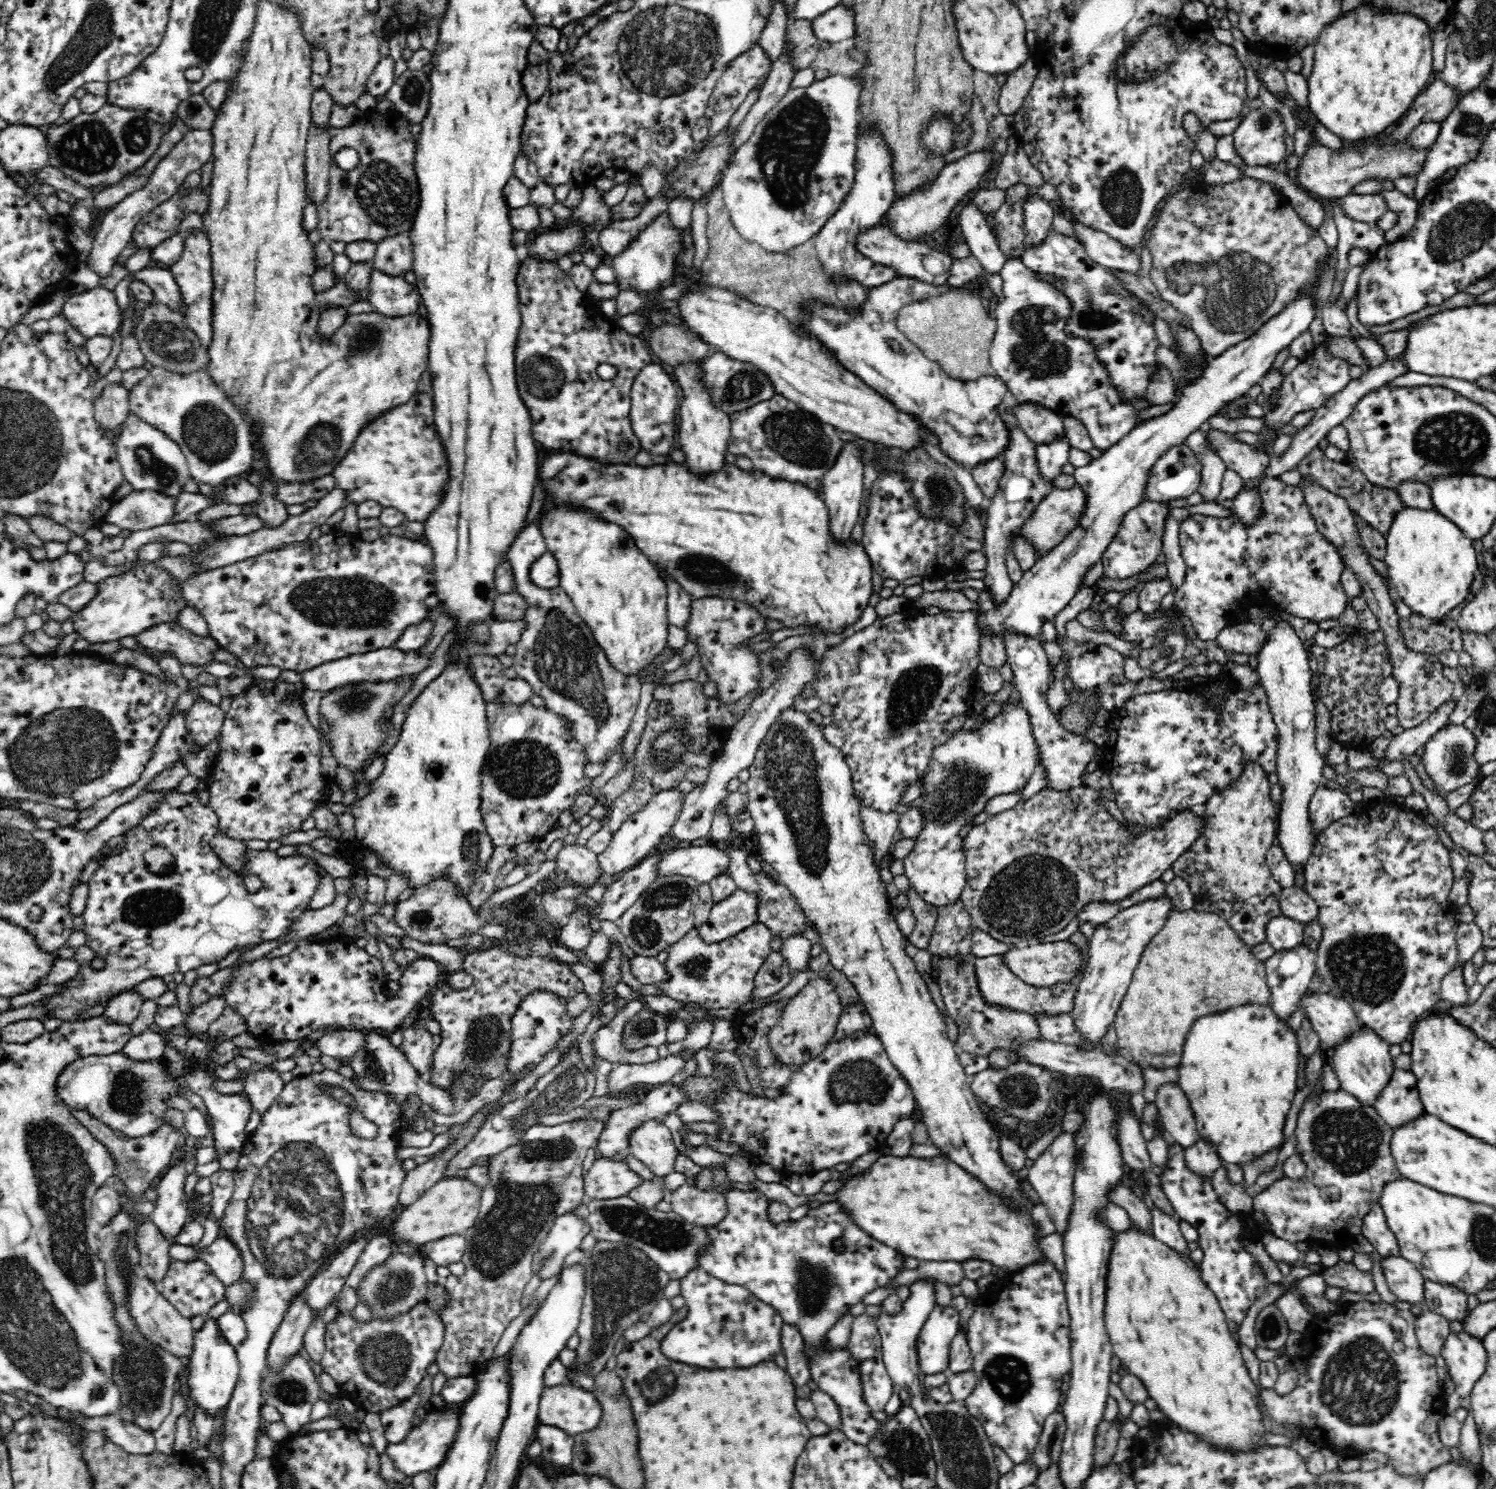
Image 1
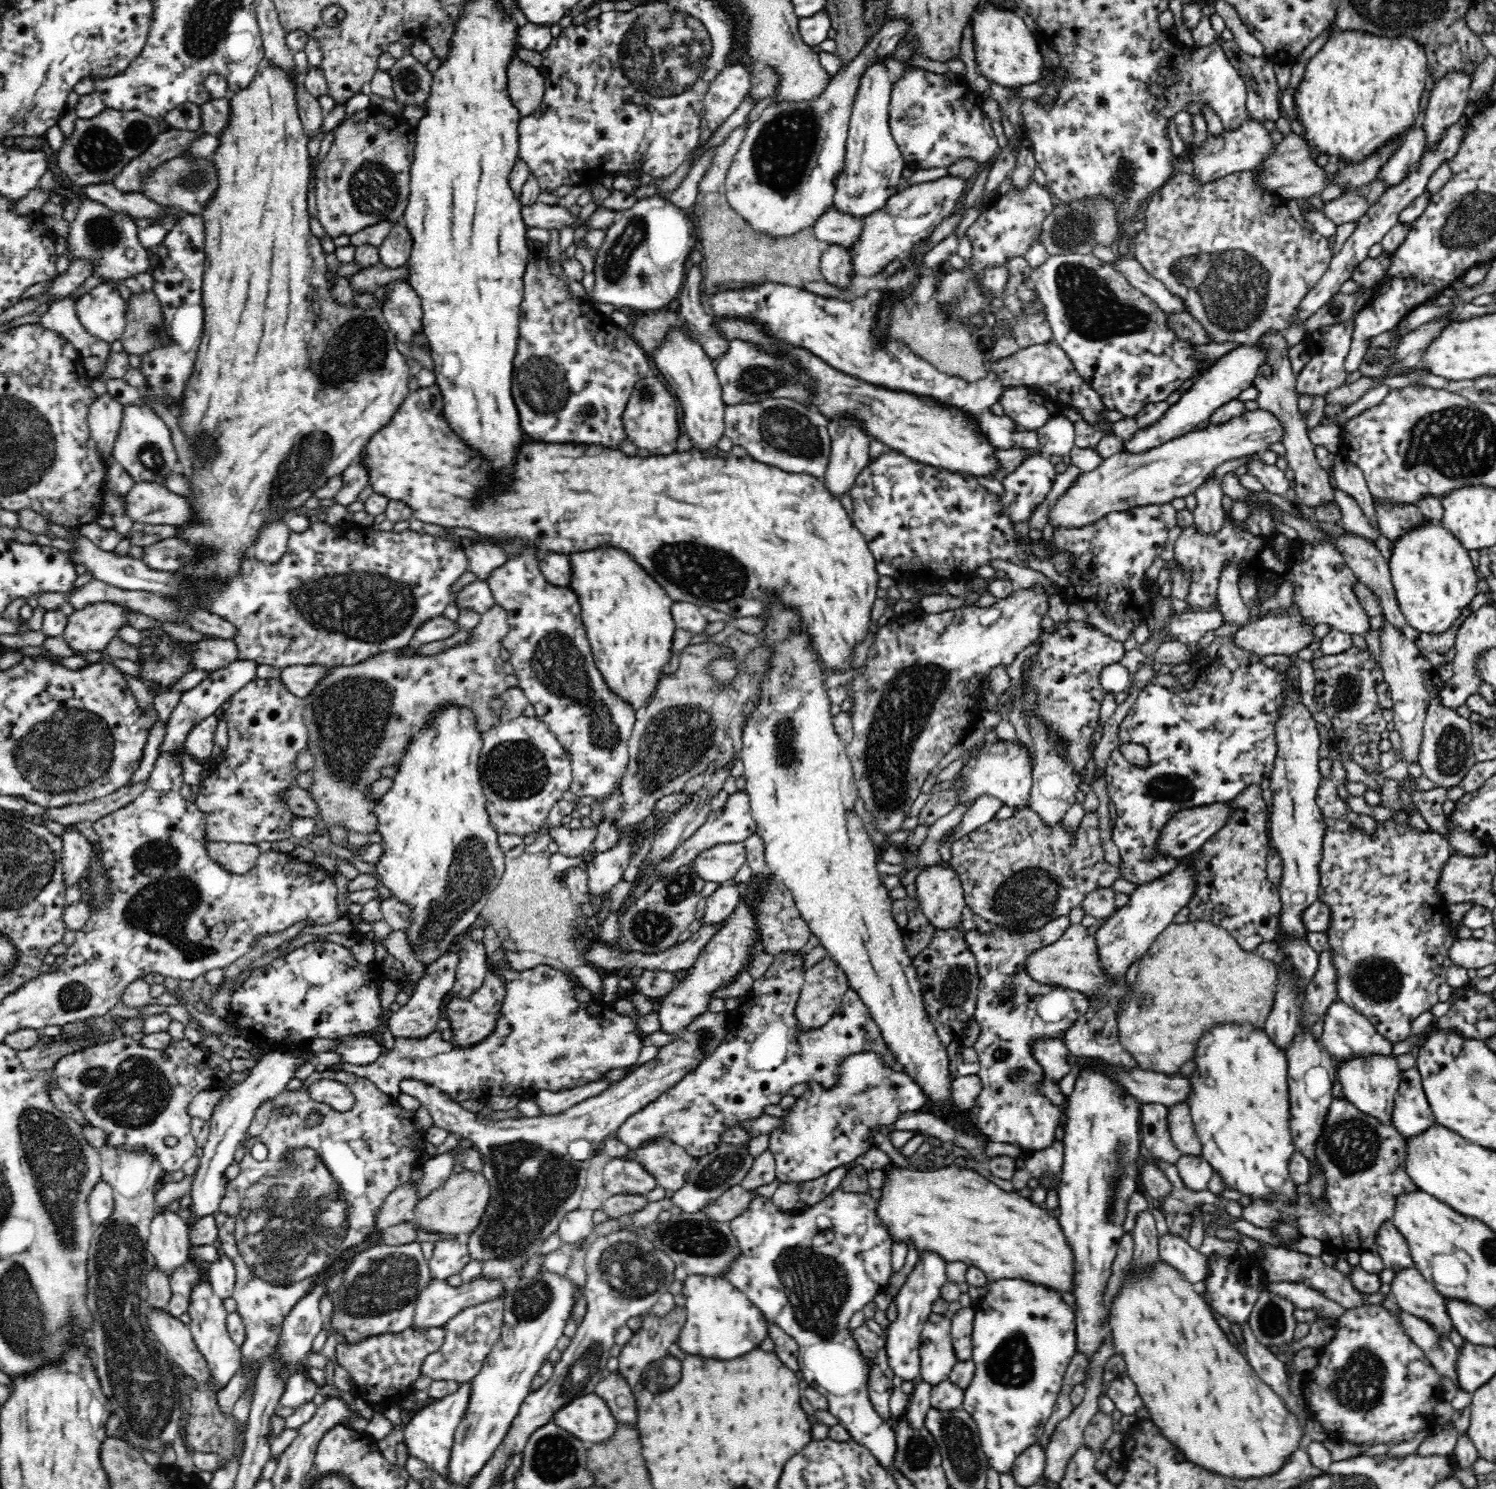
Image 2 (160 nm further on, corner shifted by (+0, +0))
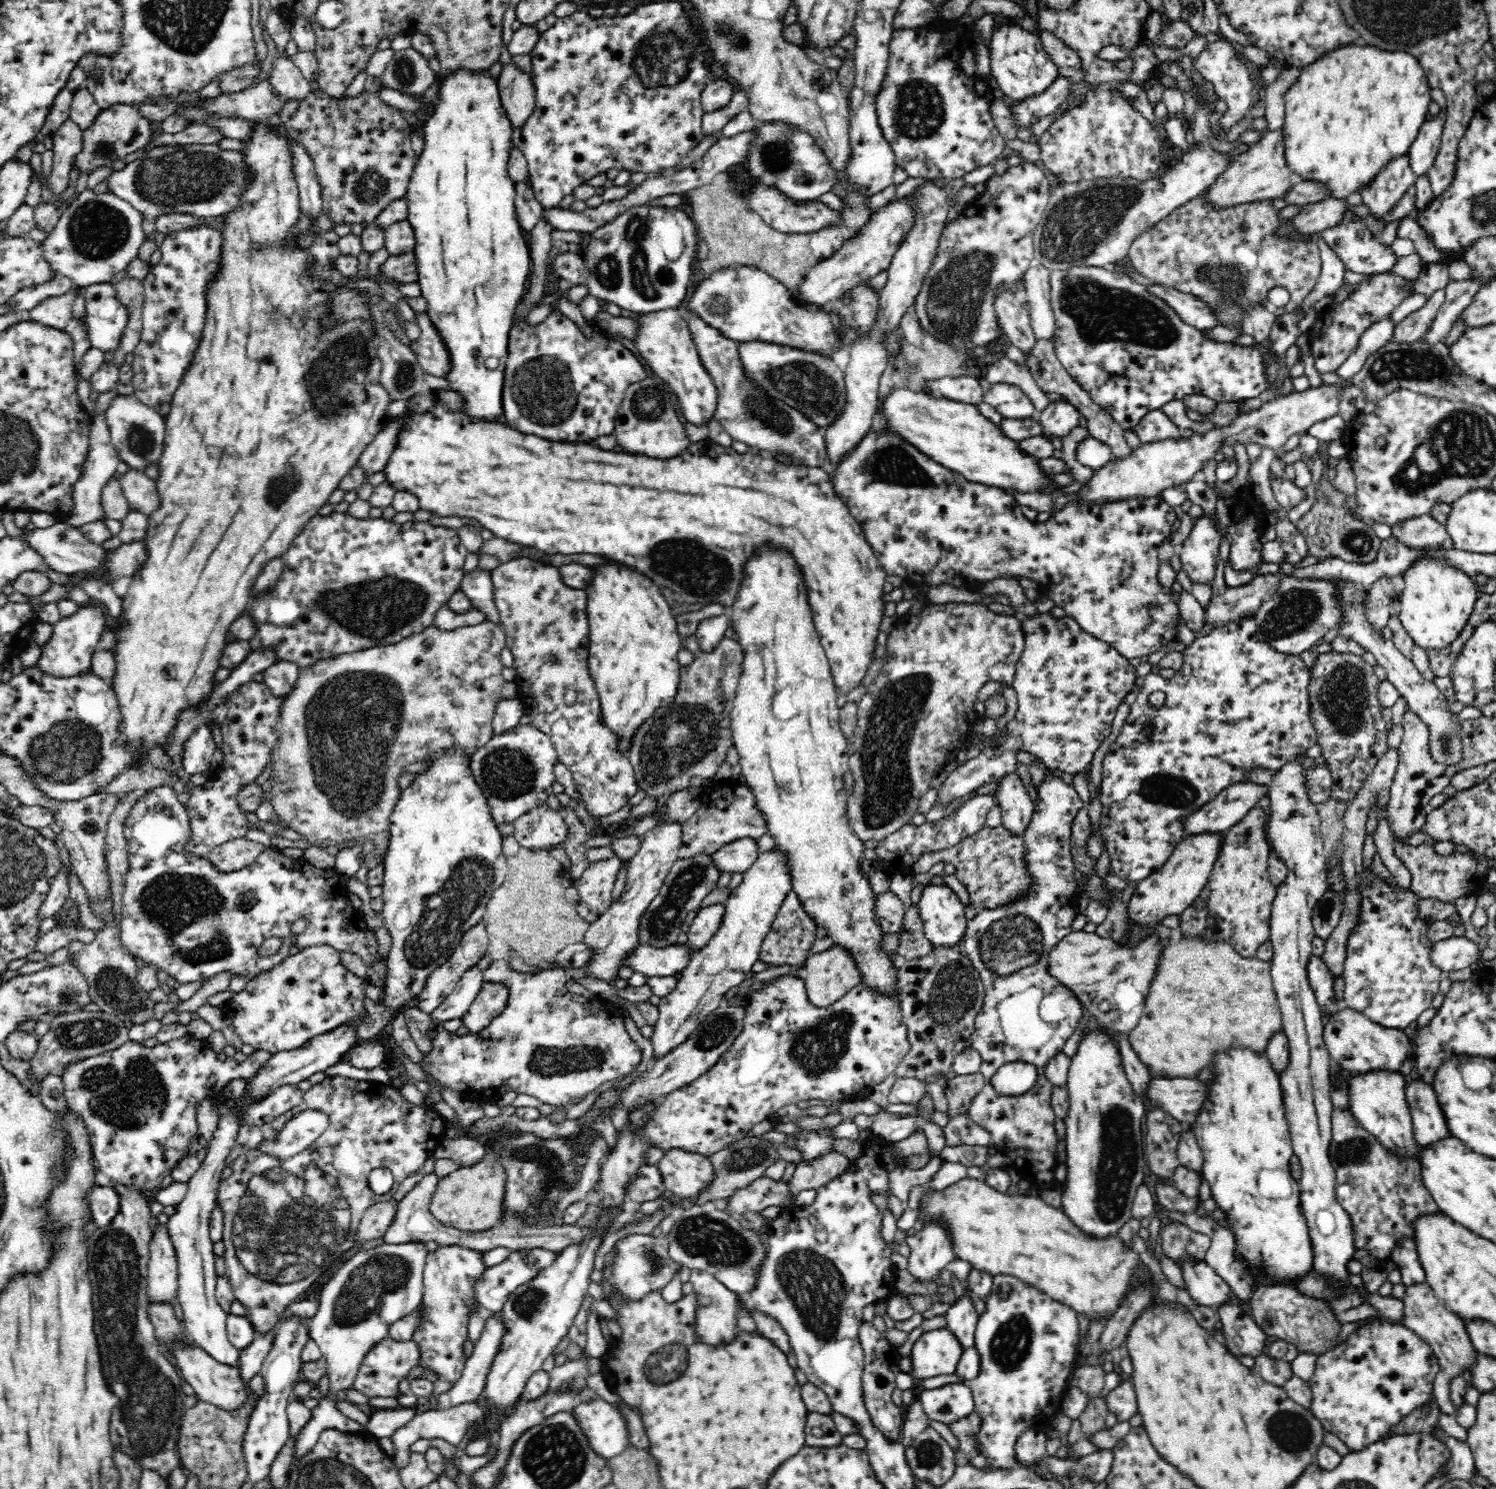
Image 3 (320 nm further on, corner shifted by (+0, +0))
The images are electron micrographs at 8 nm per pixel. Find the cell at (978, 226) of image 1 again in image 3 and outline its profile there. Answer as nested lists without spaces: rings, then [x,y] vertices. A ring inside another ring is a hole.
[[[1012,291],[1000,293],[994,301],[1000,330],[1005,333],[1010,344],[1019,348],[1027,357],[1037,341],[1032,327],[1028,310],[1023,298],[1014,295]]]

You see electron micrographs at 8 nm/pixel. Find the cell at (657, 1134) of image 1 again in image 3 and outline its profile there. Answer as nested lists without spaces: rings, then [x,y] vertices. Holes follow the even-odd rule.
[[[671,1148],[658,1162],[665,1190],[670,1190],[682,1201],[697,1204],[699,1196],[711,1185],[714,1163],[711,1156]]]

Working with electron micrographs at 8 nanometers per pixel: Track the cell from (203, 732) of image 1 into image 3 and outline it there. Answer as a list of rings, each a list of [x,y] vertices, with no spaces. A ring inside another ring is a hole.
[[[208,724],[198,727],[183,745],[182,765],[185,772],[190,775],[208,775],[210,762],[214,758],[214,750],[216,750],[211,726]]]

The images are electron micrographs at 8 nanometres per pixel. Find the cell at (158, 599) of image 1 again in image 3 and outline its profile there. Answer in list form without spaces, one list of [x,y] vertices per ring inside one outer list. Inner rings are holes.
[[[101,606],[82,607],[69,617],[62,617],[53,625],[50,639],[41,645],[41,654],[34,665],[52,677],[71,677],[91,671],[92,652],[98,646],[98,640],[108,629],[109,616]]]

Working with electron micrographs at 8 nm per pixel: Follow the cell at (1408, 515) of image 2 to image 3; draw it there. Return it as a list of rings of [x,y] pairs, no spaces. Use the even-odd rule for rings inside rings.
[[[1429,514],[1395,524],[1392,527],[1392,534],[1393,541],[1401,541],[1412,549],[1448,550],[1453,548],[1453,542],[1445,524],[1438,522]]]

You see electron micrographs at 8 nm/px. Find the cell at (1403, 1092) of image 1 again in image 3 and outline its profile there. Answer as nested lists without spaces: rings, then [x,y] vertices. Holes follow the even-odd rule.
[[[1415,1079],[1405,1090],[1411,1112],[1413,1131],[1421,1146],[1452,1137],[1433,1086]]]

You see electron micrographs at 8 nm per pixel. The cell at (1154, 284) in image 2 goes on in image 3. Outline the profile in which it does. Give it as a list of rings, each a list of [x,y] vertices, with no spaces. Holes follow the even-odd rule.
[[[1152,285],[1147,289],[1171,306],[1186,324],[1198,330],[1208,331],[1216,328],[1216,325],[1222,325],[1217,314],[1208,309],[1207,302],[1200,300],[1200,297],[1184,294],[1172,287],[1162,285]]]

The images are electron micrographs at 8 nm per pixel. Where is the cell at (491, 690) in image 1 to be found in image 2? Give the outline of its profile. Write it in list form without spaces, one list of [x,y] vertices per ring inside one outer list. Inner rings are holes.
[[[495,604],[481,615],[474,628],[466,629],[468,636],[460,644],[446,646],[436,654],[420,654],[416,643],[417,647],[376,653],[358,664],[328,667],[323,680],[304,698],[303,706],[304,725],[308,727],[308,750],[313,757],[313,781],[306,790],[318,805],[318,814],[312,816],[316,840],[330,834],[332,826],[365,835],[377,832],[375,806],[379,799],[372,798],[370,788],[382,777],[381,770],[395,765],[404,756],[400,754],[400,750],[404,750],[404,742],[412,742],[412,730],[424,722],[424,714],[428,714],[440,698],[456,698],[456,702],[476,706],[476,731],[480,736],[500,722],[490,701],[509,690],[504,683],[506,674],[502,671],[505,662],[499,657],[503,638],[509,631],[506,620],[506,610]]]

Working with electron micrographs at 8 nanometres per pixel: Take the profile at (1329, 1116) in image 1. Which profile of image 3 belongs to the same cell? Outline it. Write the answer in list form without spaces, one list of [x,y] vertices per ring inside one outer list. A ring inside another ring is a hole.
[[[1351,1109],[1333,1110],[1331,1116],[1332,1138],[1329,1144],[1329,1159],[1332,1161],[1334,1170],[1336,1170],[1335,1193],[1337,1201],[1349,1214],[1352,1224],[1352,1237],[1356,1248],[1368,1250],[1369,1255],[1385,1261],[1391,1256],[1398,1242],[1404,1239],[1414,1241],[1412,1222],[1424,1214],[1444,1214],[1439,1210],[1436,1201],[1429,1193],[1429,1190],[1423,1185],[1421,1178],[1421,1164],[1416,1158],[1396,1158],[1391,1154],[1391,1150],[1386,1150],[1378,1139],[1368,1133],[1362,1125],[1359,1124]]]

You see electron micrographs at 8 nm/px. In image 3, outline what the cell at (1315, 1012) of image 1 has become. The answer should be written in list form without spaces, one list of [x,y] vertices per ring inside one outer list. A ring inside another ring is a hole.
[[[1345,1006],[1333,1014],[1324,1026],[1324,1040],[1331,1060],[1342,1068],[1347,1075],[1364,1074],[1372,1070],[1398,1071],[1411,1056],[1411,1040],[1402,1029],[1388,1029],[1371,1022],[1360,1011]]]

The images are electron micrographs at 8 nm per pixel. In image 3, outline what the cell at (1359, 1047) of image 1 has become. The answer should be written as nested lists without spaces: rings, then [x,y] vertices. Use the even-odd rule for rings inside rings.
[[[1372,1070],[1359,1075],[1347,1075],[1345,1080],[1349,1094],[1349,1108],[1359,1124],[1378,1139],[1396,1158],[1416,1158],[1421,1164],[1423,1148],[1413,1131],[1411,1112],[1406,1098],[1406,1076],[1398,1071]]]

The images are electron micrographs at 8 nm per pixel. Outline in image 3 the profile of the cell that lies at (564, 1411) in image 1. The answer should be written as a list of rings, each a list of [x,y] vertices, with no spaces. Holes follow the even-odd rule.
[[[599,1397],[588,1404],[578,1404],[574,1413],[590,1447],[599,1456],[611,1459],[624,1454],[632,1446],[628,1421],[606,1400]]]

